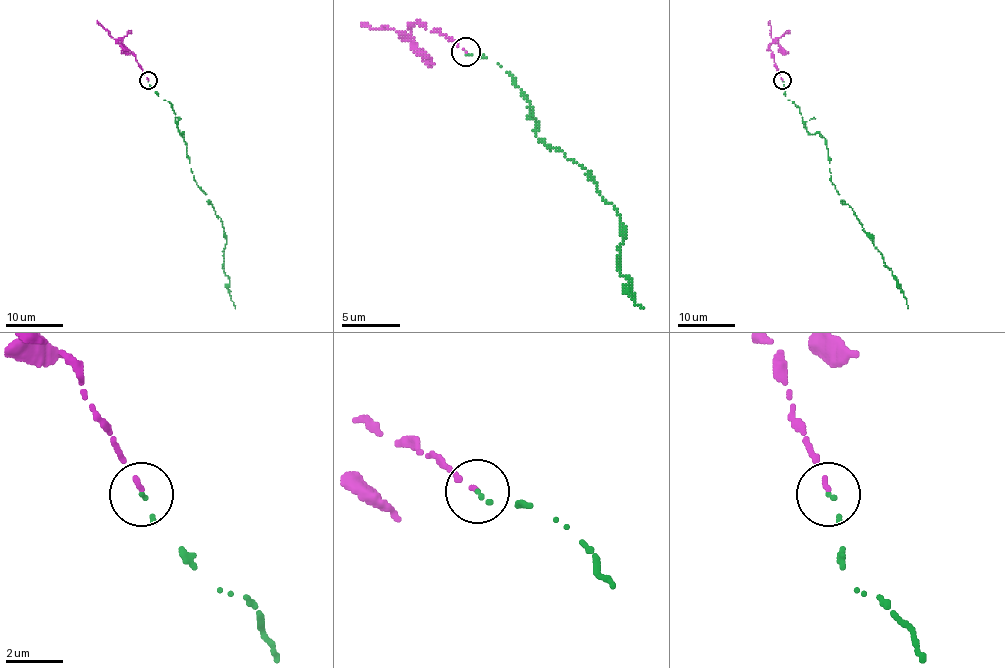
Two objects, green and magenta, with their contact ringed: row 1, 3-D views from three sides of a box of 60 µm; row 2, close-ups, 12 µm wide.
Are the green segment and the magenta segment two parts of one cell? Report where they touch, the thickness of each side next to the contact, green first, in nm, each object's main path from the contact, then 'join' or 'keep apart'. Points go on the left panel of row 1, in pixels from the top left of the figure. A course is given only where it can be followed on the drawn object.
(148, 80) | 90/140 nm | green via (148, 80), (158, 96), (171, 104), (195, 181), (222, 221), (226, 238), (224, 271), (235, 308) | magenta via (148, 80), (135, 56), (97, 20) | join

